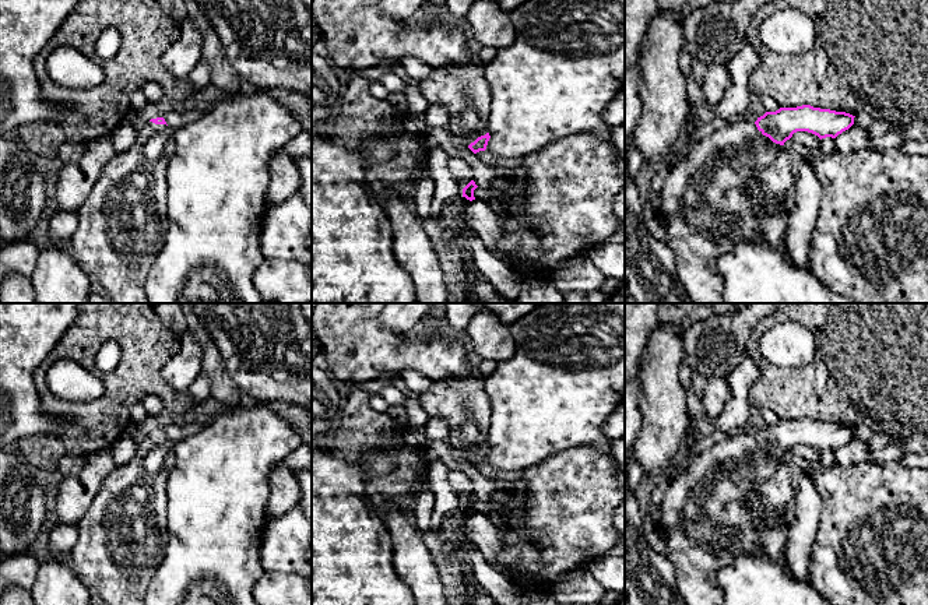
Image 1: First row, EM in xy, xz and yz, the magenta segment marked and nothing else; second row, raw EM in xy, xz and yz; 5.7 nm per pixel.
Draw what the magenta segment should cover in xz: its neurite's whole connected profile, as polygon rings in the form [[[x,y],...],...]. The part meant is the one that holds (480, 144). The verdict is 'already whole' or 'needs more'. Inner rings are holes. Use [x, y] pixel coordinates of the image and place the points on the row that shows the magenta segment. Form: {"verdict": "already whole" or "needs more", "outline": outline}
{"verdict": "needs more", "outline": [[[471,61],[465,67],[447,70],[433,68],[432,74],[419,81],[419,89],[429,105],[443,105],[449,112],[446,130],[468,147],[474,154],[485,151],[489,136],[491,88],[484,77],[484,64]]]}

